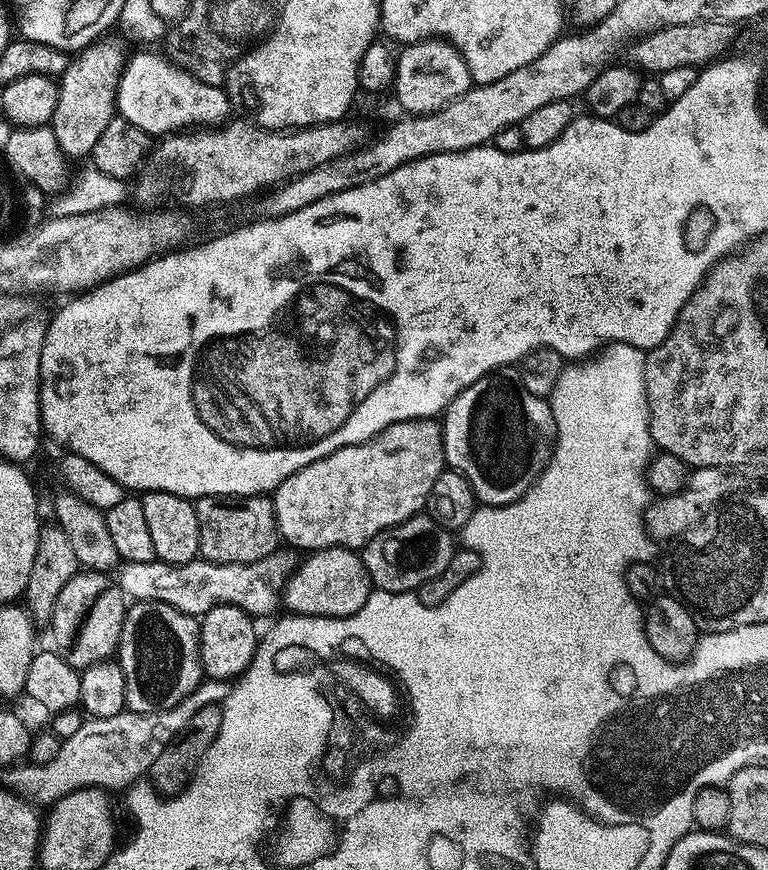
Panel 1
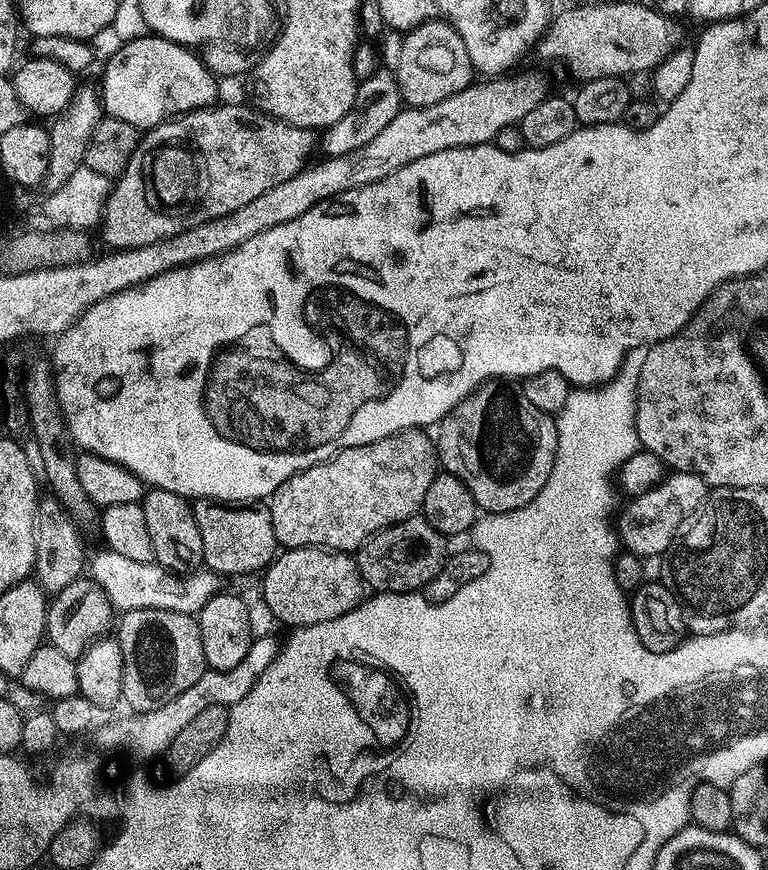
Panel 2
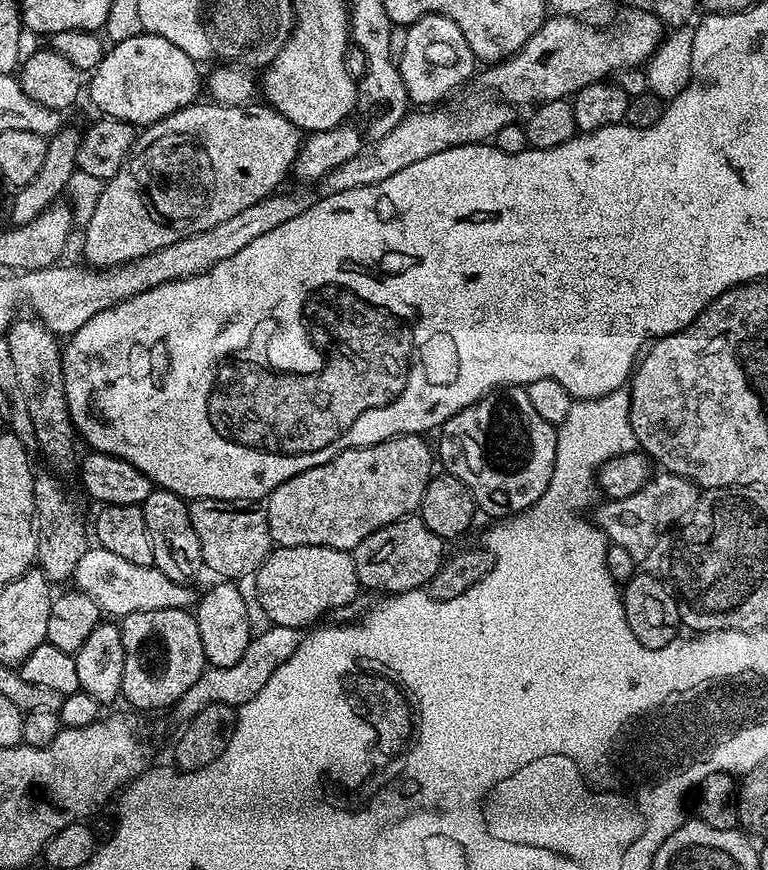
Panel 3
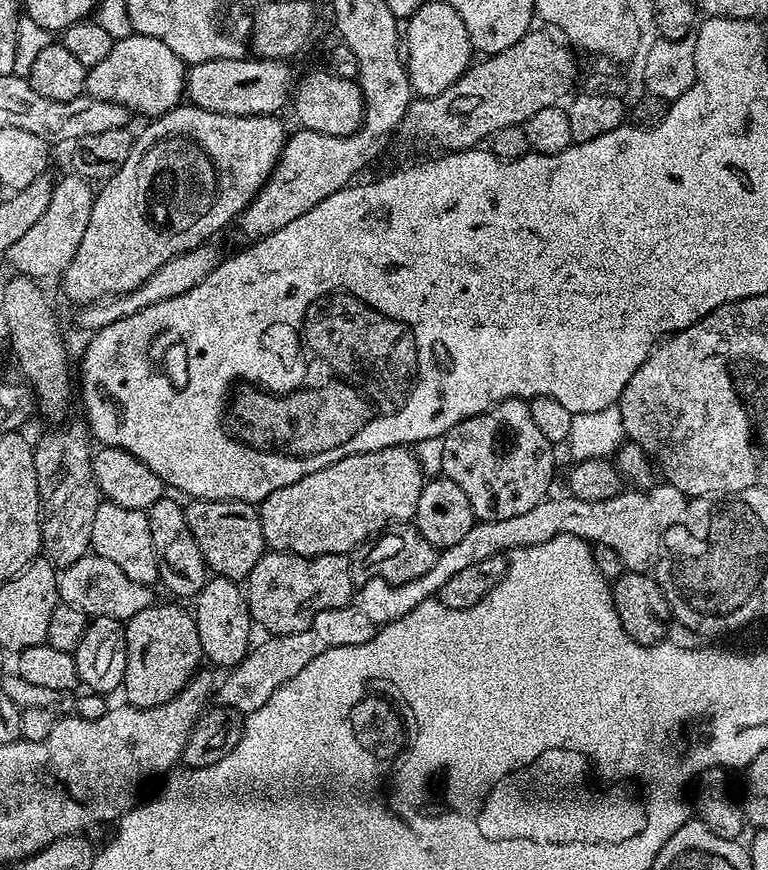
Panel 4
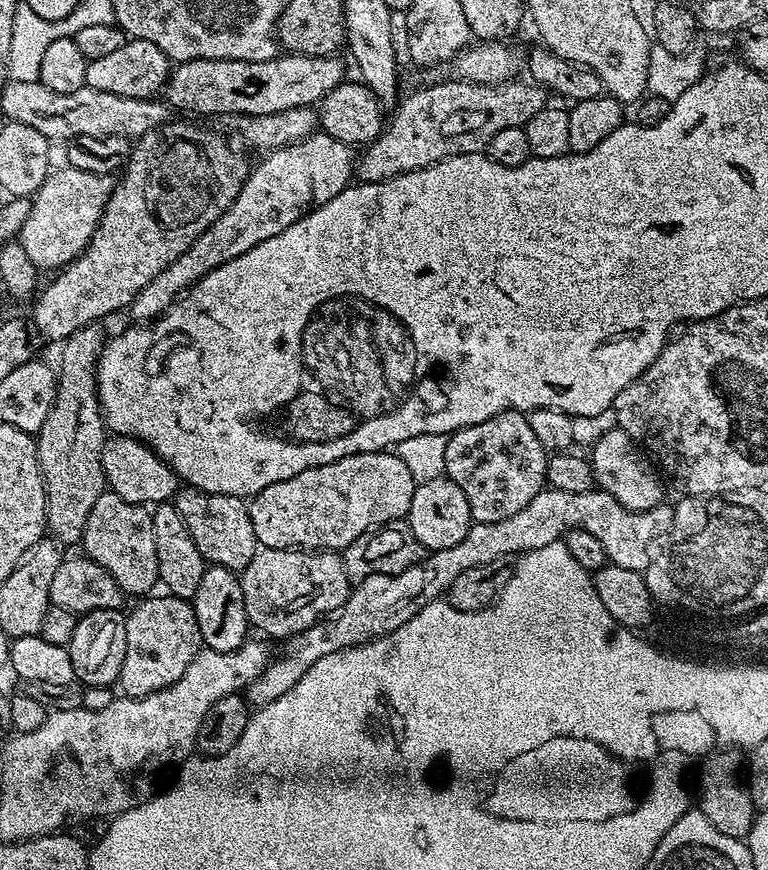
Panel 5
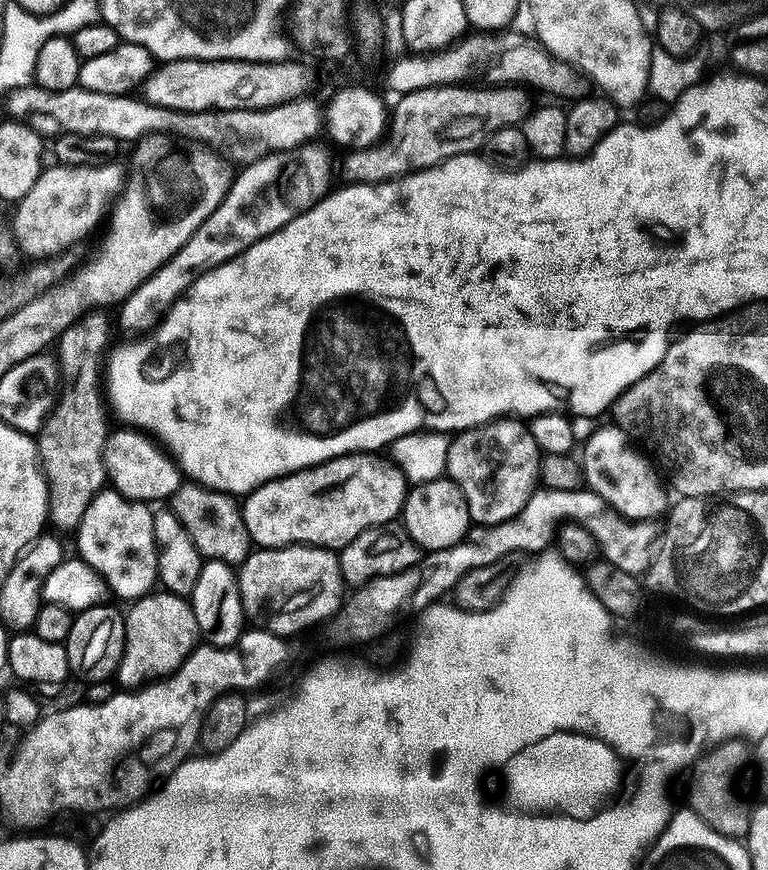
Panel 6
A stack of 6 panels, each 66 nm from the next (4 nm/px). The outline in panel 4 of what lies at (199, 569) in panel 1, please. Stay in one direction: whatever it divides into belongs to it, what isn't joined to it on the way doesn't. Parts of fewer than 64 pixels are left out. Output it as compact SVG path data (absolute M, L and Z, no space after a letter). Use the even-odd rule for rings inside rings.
M93 552L72 563L70 567L61 569L57 577L57 588L63 603L74 605L85 615L92 618L114 617L121 622L126 622L156 600L149 585L128 578L115 562Z

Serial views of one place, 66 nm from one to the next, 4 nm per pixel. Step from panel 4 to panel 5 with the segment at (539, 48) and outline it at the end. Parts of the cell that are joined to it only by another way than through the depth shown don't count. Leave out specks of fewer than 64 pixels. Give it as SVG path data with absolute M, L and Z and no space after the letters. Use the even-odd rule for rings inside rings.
M450 78L445 84L432 84L410 93L395 105L392 121L389 124L387 121L380 135L361 151L364 152L361 156L359 153L354 164L355 179L366 184L380 184L415 168L437 164L447 156L487 149L490 138L494 138L498 130L521 127L546 106L543 87L532 82L523 84L518 79L499 84L477 84Z

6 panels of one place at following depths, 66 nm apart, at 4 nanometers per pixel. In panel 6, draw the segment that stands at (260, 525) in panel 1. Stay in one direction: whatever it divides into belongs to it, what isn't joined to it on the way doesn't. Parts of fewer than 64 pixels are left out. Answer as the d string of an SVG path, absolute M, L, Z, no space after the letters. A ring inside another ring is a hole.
M184 482L170 498L170 511L176 515L178 522L182 522L182 526L186 526L186 534L194 538L194 546L198 546L201 557L240 566L249 556L250 541L241 505L232 500L235 499L227 492L216 492L202 484Z

